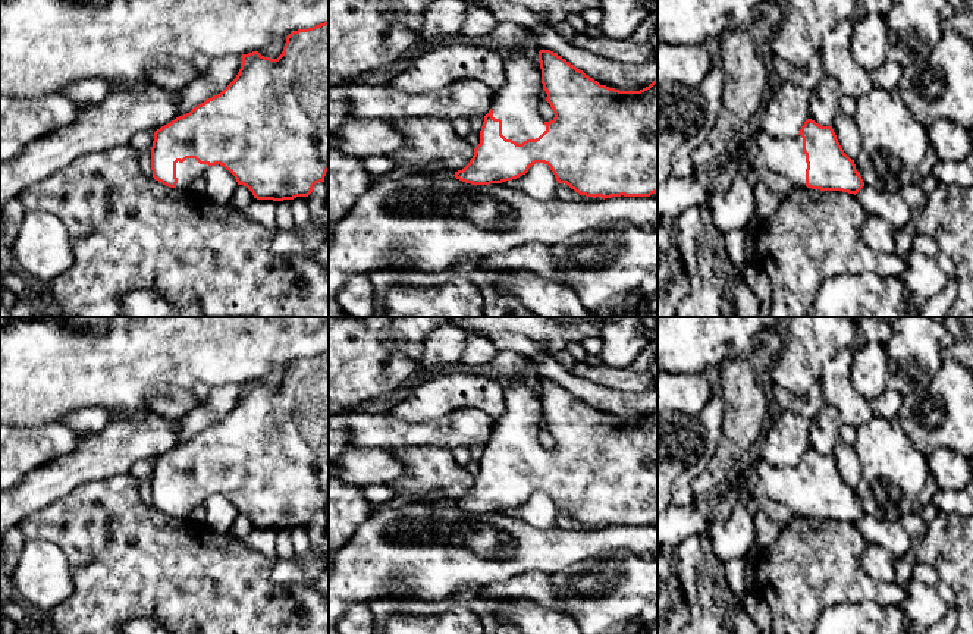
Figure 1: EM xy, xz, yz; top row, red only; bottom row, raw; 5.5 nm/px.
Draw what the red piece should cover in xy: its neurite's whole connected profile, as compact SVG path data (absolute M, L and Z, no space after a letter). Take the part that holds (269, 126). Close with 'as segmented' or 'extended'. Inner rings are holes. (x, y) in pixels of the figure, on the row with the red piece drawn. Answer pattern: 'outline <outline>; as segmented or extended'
outline M329 22L291 32L277 59L264 57L258 51L242 54L241 59L236 78L220 94L154 132L153 178L183 191L210 166L220 164L257 200L308 197L316 183L324 182L329 170Z; extended

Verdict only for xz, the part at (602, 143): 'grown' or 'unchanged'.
grown

